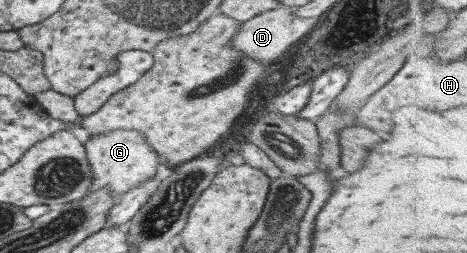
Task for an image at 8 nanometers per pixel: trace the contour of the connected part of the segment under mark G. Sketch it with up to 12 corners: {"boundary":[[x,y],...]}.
{"boundary":[[136,131],[89,137],[93,179],[116,201],[160,162]]}

